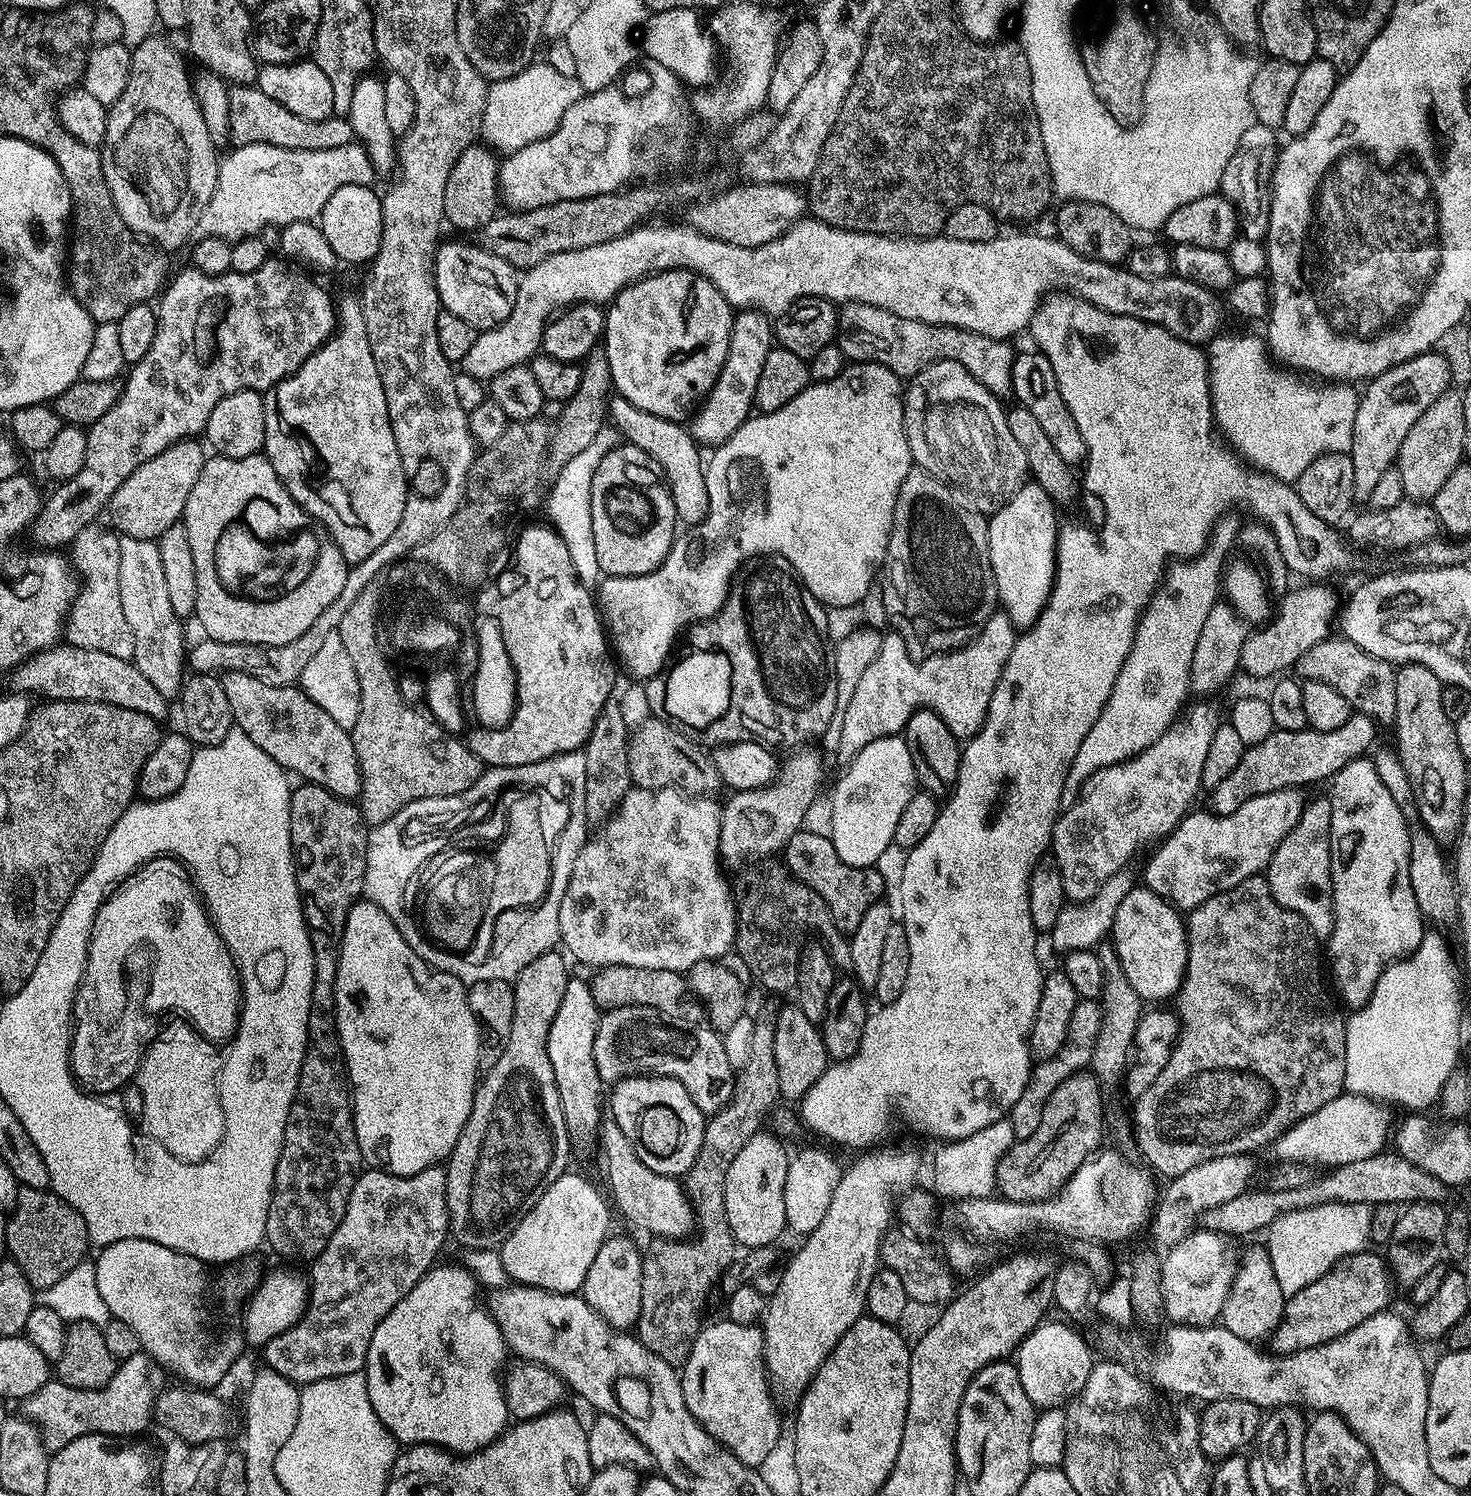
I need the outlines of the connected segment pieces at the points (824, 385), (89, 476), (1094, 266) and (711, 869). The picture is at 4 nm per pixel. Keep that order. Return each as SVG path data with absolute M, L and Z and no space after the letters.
M869 360L845 363L842 374L838 374L829 380L817 380L810 382L786 406L782 406L773 412L760 412L753 415L726 442L715 445L711 449L712 457L707 457L704 477L706 478L707 493L710 494L710 506L708 517L700 524L691 525L685 534L677 535L672 541L672 548L656 571L648 576L604 576L598 585L598 611L604 625L607 639L618 657L619 663L629 668L636 676L651 678L669 663L674 649L677 647L676 639L680 631L693 624L699 624L701 620L708 620L714 616L728 597L729 587L740 571L740 565L758 556L775 554L786 558L790 566L796 571L800 581L814 594L814 598L820 604L828 608L838 606L854 606L864 604L867 601L868 591L872 583L877 583L882 572L884 556L888 553L888 539L892 529L892 515L898 498L898 490L906 478L906 474L914 467L910 446L906 442L906 430L904 429L904 397L902 395L902 380L890 371L886 366L875 364Z
M269 258L261 268L254 270L250 274L238 274L231 271L221 276L202 274L198 269L188 266L185 267L185 272L180 272L177 276L175 273L167 281L166 287L161 291L158 303L155 305L156 333L154 334L154 342L150 346L150 350L146 350L146 358L142 358L137 364L133 364L127 369L126 377L128 376L128 381L123 381L116 404L110 406L110 410L106 410L106 414L102 414L102 418L98 418L98 422L94 422L87 429L86 462L82 462L82 470L78 470L78 474L74 474L74 478L55 485L56 489L53 490L52 497L49 500L47 497L41 503L40 512L37 514L36 519L32 521L30 537L32 536L33 542L36 543L33 545L37 549L60 550L63 549L63 544L64 547L71 545L73 538L82 529L90 524L97 523L101 519L100 516L107 509L114 490L118 490L118 486L122 486L122 482L126 482L126 478L130 478L130 474L134 474L134 470L138 470L138 466L142 466L142 462L150 462L150 458L154 458L154 454L162 454L162 450L166 450L174 442L199 437L203 433L206 422L210 422L210 413L214 410L214 406L218 406L218 402L222 402L222 398L226 398L243 388L249 388L258 393L263 393L265 390L273 388L279 380L285 380L287 376L295 374L302 366L302 362L306 362L306 358L310 358L310 354L314 354L326 341L332 339L338 319L334 300L328 297L326 289L319 288L311 280L311 278L313 279L311 275L305 274L303 271L300 271L301 273L295 272L291 268L293 267L291 263L285 262L283 259L280 260Z
M805 218L798 221L786 234L782 234L777 240L770 242L766 246L743 248L742 246L730 246L718 238L710 238L698 230L687 227L683 223L680 224L656 224L653 228L641 226L635 228L632 232L627 232L618 238L614 238L610 242L600 242L598 246L586 246L586 250L566 250L562 254L554 254L550 258L538 262L538 266L527 269L527 271L519 277L518 287L516 289L516 301L514 302L514 310L510 310L510 318L506 322L499 324L496 328L483 329L483 331L477 335L474 346L470 346L470 354L466 354L466 358L462 362L463 371L469 372L471 376L478 378L479 380L491 382L495 376L502 374L502 370L510 370L510 366L528 364L532 357L541 351L540 343L544 337L544 328L547 326L549 320L551 320L553 316L563 312L564 309L572 307L573 304L607 305L609 302L615 300L616 295L628 284L635 284L636 281L644 279L646 276L653 275L655 272L672 272L675 268L682 268L685 272L696 272L702 278L706 278L720 291L722 298L726 298L726 302L732 305L733 309L736 310L755 310L765 314L779 314L790 307L795 300L801 300L807 296L820 296L823 300L831 300L833 302L851 302L853 304L878 306L882 310L890 310L890 314L898 314L902 318L910 318L911 320L917 320L923 324L945 324L951 328L965 328L966 330L977 332L983 336L989 336L995 340L1008 340L1009 338L1013 338L1012 336L1018 335L1023 328L1025 331L1032 323L1032 315L1040 309L1044 297L1049 295L1053 290L1063 290L1065 293L1080 297L1081 300L1089 300L1094 306L1098 306L1110 314L1138 318L1147 324L1157 324L1158 326L1162 326L1162 330L1166 330L1170 334L1174 334L1186 342L1199 344L1201 346L1207 345L1209 341L1221 331L1220 323L1223 322L1224 316L1226 317L1225 309L1222 307L1221 297L1219 300L1219 298L1216 297L1219 295L1211 288L1203 288L1202 286L1198 286L1194 282L1190 282L1186 278L1182 278L1175 274L1138 278L1138 276L1129 271L1126 266L1107 264L1101 260L1093 260L1090 256L1083 256L1080 252L1073 250L1069 244L1065 244L1063 240L1053 238L1051 235L1049 235L1050 237L1031 236L1028 232L1020 232L1017 236L997 234L990 242L958 242L954 238L950 238L943 234L927 238L917 238L915 236L879 236L878 234L870 234L869 232L843 232L841 228L823 224L821 220Z
M629 788L616 811L597 831L601 832L597 836L595 833L582 846L570 882L567 883L566 894L558 907L560 944L568 947L567 955L573 961L576 959L589 964L592 970L605 968L608 964L621 964L642 966L646 970L674 970L681 974L687 973L688 969L703 960L729 955L736 942L736 902L730 880L724 877L726 872L720 858L720 809L721 805L715 804L707 795L693 796L675 788Z

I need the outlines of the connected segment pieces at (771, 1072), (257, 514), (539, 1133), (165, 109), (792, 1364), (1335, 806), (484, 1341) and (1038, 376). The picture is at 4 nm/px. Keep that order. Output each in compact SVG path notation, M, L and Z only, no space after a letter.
M757 1019L754 1026L749 1058L740 1064L736 1090L727 1106L707 1117L704 1126L702 1150L692 1169L689 1181L716 1184L716 1196L699 1196L691 1191L698 1238L655 1237L645 1249L642 1262L642 1314L635 1331L638 1339L667 1364L682 1366L688 1361L692 1344L700 1333L705 1319L704 1307L708 1295L719 1285L720 1275L730 1266L738 1247L725 1216L725 1176L730 1174L730 1162L742 1151L756 1133L765 1127L768 1111L781 1099L778 1090L778 1062L774 1062L775 1019Z
M219 454L205 459L202 470L198 474L198 482L194 482L194 490L190 490L190 498L184 507L182 523L190 538L190 554L194 554L194 574L198 574L198 602L194 613L204 627L203 635L218 642L242 642L243 644L260 644L263 648L270 646L286 646L286 642L294 642L294 638L302 638L310 626L314 626L318 614L338 598L342 586L346 586L349 564L344 561L340 548L331 536L305 512L295 498L286 490L286 486L278 478L274 466L267 456L257 454L246 458L226 458Z
M553 950L534 958L534 962L530 962L530 966L523 968L514 977L514 983L512 984L512 989L514 990L514 1026L510 1026L510 1039L506 1042L506 1050L502 1050L501 1056L498 1057L498 1062L494 1062L494 1066L490 1066L490 1070L483 1073L482 1079L477 1083L470 1118L454 1146L452 1155L446 1161L446 1171L448 1173L446 1178L448 1226L454 1240L456 1236L457 1242L465 1244L463 1247L468 1250L496 1248L503 1244L506 1237L516 1229L518 1222L522 1222L522 1218L526 1218L526 1214L538 1202L538 1198L542 1198L542 1194L546 1194L546 1190L550 1185L558 1182L558 1178L563 1176L570 1168L568 1155L572 1152L573 1141L568 1135L568 1127L562 1114L562 1102L558 1098L558 1082L554 1082L554 1066L550 1066L550 1054L548 1053L550 1022L554 1022L554 1014L558 1014L558 1006L562 1006L562 997L566 994L566 986L570 979L570 973L568 973L569 961L563 955L560 957L558 953L559 951Z
M153 34L132 48L132 65L126 90L108 109L106 138L100 145L102 174L122 222L140 236L165 250L180 248L193 239L200 220L205 219L208 203L218 178L218 149L210 142L206 121L196 101L194 80L188 77L188 64L167 35Z
M876 1146L865 1151L852 1165L840 1174L834 1198L822 1217L822 1222L808 1233L804 1244L792 1256L792 1261L782 1268L778 1290L767 1301L762 1317L764 1333L764 1365L768 1367L769 1381L781 1397L789 1396L792 1402L799 1401L808 1389L808 1383L822 1366L822 1362L838 1346L842 1334L854 1326L856 1319L865 1315L866 1290L870 1290L870 1278L881 1267L880 1243L893 1227L894 1205L898 1198L913 1187L920 1172L920 1156L908 1148L884 1148Z
M1361 758L1342 766L1342 770L1338 770L1338 774L1332 777L1330 787L1330 874L1334 930L1326 941L1326 960L1330 965L1330 980L1339 1003L1345 1009L1355 1010L1361 1008L1374 994L1374 986L1389 964L1418 950L1426 931L1426 919L1419 910L1410 884L1409 827L1402 810L1386 790L1385 783L1378 778L1374 760Z
M459 1263L442 1264L429 1268L414 1290L410 1290L410 1294L378 1322L362 1371L370 1394L370 1406L374 1406L374 1414L378 1414L382 1426L386 1426L397 1445L432 1444L453 1454L470 1456L493 1444L509 1427L502 1373L510 1349L496 1317L482 1303L482 1296L480 1300L476 1293L476 1277Z
M1031 351L1024 352L1021 356L1019 353L1012 362L1012 396L1015 403L1030 410L1030 414L1034 414L1038 426L1042 426L1046 438L1050 438L1050 446L1054 446L1062 462L1066 462L1069 466L1083 465L1088 455L1088 447L1086 442L1082 442L1082 433L1078 431L1078 426L1074 422L1074 414L1070 414L1066 401L1062 399L1062 390L1058 390L1058 378L1054 378L1054 366L1050 366L1050 358L1046 358L1044 352Z

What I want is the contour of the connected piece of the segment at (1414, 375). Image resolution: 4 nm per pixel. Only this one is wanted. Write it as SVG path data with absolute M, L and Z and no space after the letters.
M1433 350L1423 352L1421 356L1410 358L1390 370L1386 370L1378 376L1371 377L1363 385L1358 402L1358 414L1354 414L1354 442L1350 453L1354 462L1354 490L1356 500L1367 501L1370 490L1374 490L1374 485L1390 470L1396 463L1396 455L1406 439L1406 434L1422 414L1431 404L1435 404L1445 392L1449 391L1452 380L1452 368L1448 365L1448 360L1444 356L1439 356L1439 351Z

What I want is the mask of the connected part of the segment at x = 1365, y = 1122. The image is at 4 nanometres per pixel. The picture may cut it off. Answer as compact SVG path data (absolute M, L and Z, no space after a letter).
M1341 1094L1335 1096L1322 1110L1314 1110L1302 1118L1292 1128L1279 1136L1274 1142L1277 1161L1288 1161L1309 1166L1318 1160L1329 1169L1343 1166L1344 1163L1361 1161L1385 1151L1384 1143L1389 1143L1394 1132L1394 1119L1387 1107L1378 1100L1367 1096Z

